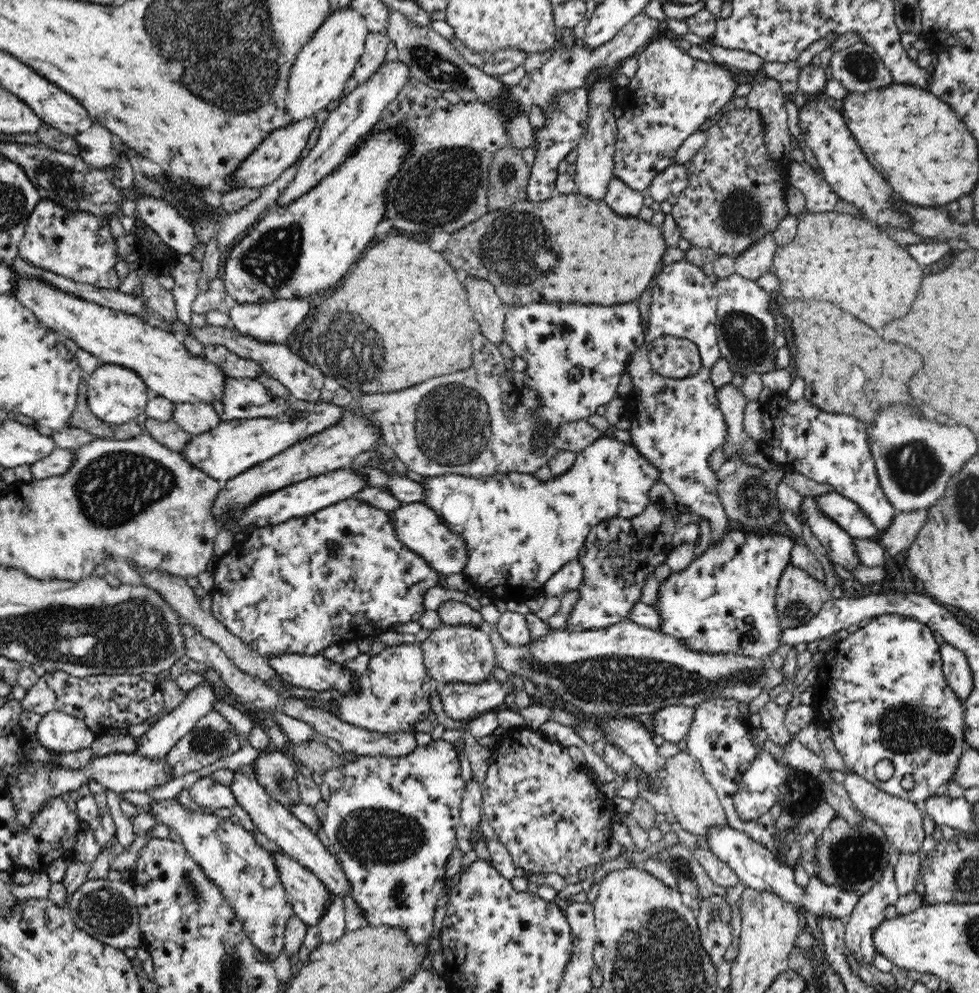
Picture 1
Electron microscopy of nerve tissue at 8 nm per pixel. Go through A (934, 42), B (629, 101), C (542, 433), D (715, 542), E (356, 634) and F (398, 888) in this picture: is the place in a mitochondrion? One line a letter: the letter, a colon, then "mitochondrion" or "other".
A: other
B: other
C: other
D: other
E: other
F: mitochondrion

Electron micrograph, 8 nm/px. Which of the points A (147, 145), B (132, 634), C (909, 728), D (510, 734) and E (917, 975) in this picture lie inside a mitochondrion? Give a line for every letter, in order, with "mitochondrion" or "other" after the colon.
A: other
B: mitochondrion
C: mitochondrion
D: other
E: other

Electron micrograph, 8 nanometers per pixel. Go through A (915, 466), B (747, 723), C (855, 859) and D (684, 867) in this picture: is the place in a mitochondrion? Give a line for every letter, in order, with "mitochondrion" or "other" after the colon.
A: mitochondrion
B: other
C: mitochondrion
D: mitochondrion

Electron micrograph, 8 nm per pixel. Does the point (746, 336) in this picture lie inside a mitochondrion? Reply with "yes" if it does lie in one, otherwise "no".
yes

